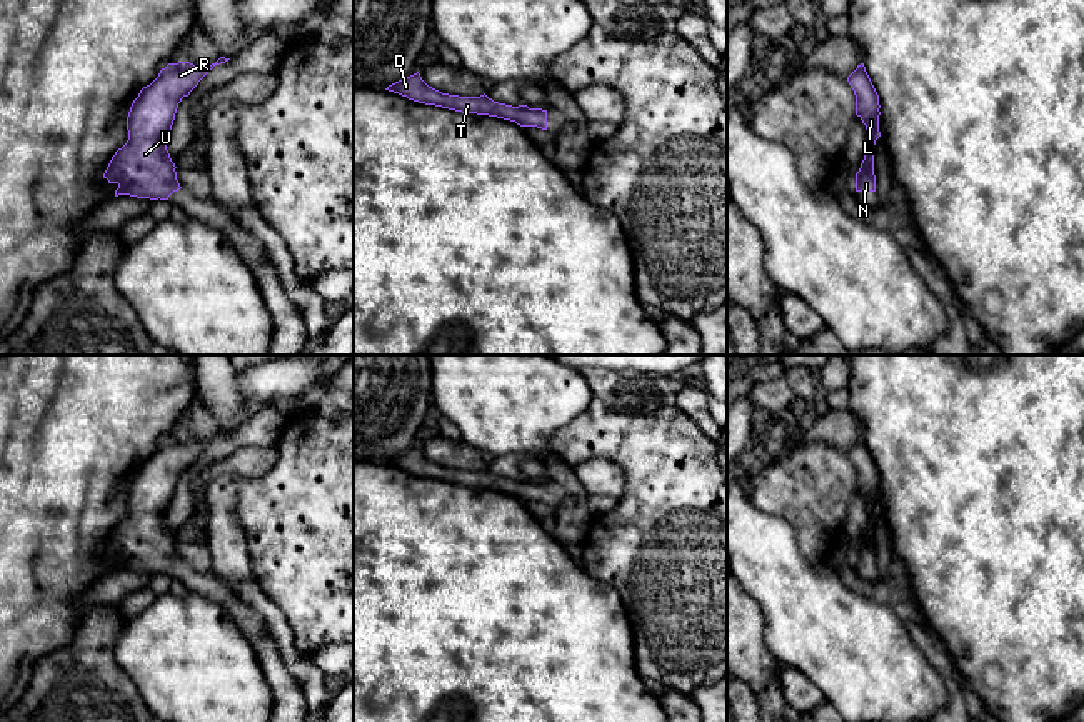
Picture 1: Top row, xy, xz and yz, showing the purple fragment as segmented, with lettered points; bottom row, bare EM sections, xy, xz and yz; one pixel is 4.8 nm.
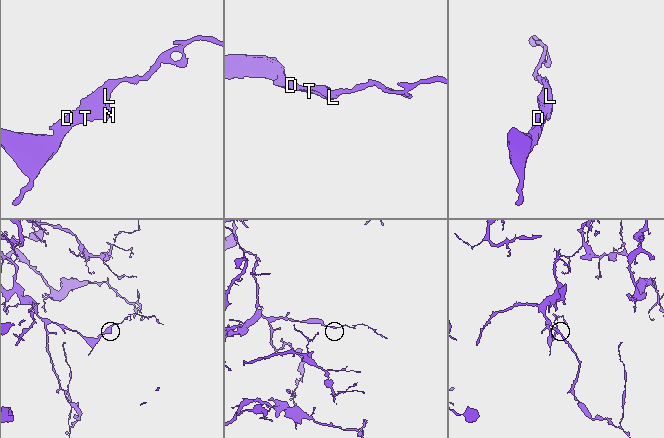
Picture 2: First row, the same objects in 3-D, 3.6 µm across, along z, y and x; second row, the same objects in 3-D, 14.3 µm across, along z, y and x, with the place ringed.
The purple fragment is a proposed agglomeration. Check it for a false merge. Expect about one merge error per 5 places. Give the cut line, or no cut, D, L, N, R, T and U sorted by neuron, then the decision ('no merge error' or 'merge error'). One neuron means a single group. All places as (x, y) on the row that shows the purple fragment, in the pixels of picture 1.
cut none; groups D L N R T U; no merge error

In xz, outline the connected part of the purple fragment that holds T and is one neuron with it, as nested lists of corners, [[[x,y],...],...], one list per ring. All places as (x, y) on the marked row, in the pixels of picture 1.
[[[419,72],[389,85],[385,90],[425,105],[435,105],[462,113],[497,117],[515,122],[520,127],[537,127],[547,130],[547,110],[529,108],[527,105],[512,107],[499,103],[489,98],[485,93],[480,97],[459,97],[459,95],[442,93],[429,87],[422,80]]]

